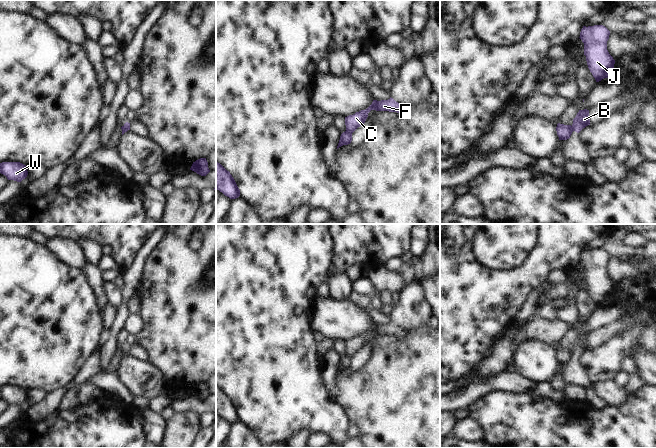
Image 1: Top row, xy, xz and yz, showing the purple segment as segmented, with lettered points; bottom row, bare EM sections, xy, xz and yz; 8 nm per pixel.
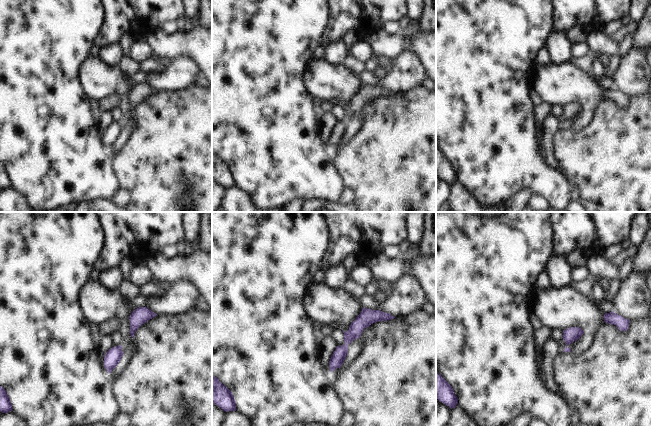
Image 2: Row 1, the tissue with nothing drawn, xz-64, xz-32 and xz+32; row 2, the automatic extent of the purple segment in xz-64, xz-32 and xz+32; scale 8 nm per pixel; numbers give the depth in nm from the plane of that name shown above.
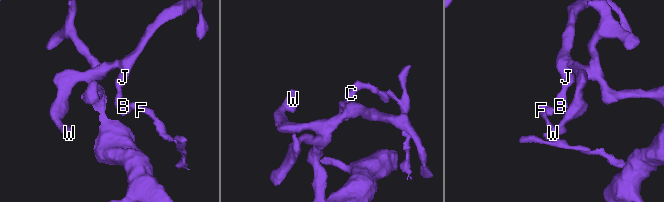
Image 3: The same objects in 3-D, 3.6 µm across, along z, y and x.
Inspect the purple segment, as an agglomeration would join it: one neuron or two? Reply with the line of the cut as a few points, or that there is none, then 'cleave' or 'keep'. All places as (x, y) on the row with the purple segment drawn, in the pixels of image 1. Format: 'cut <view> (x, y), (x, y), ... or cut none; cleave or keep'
cut xz (346, 130), (351, 133); cleave

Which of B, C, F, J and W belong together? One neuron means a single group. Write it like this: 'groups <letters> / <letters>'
groups B J W / C F

